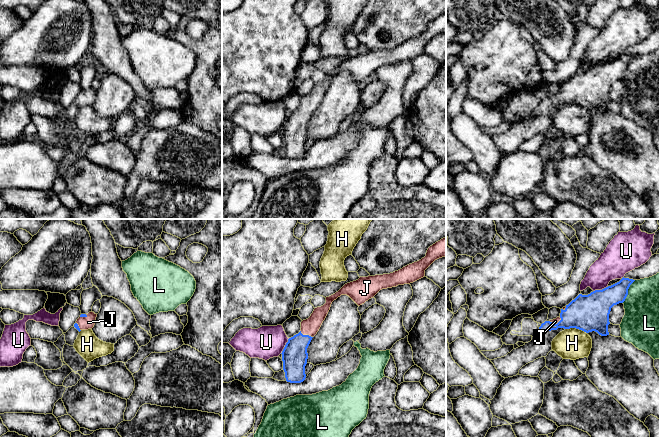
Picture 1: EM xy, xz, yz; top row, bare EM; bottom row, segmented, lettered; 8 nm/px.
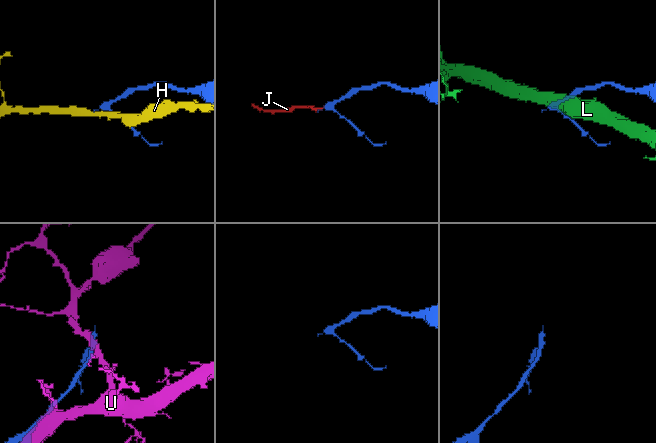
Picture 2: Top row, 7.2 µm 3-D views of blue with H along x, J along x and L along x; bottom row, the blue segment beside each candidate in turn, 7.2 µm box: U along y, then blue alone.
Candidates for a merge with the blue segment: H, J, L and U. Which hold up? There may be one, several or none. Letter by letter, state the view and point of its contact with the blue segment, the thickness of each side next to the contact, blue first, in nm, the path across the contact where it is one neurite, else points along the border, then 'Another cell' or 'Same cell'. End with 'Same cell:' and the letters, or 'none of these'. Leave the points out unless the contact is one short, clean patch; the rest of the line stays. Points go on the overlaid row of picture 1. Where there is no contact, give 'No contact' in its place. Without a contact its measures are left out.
H: Touches blue at yz (576, 328). Thickness 300 nm (blue) against 240 nm. Another cell
J: Touches blue at xz (306, 335). Thickness 200 nm (blue) against 140 nm. Path across: xz (294, 355), (296, 346), (306, 335), (310, 326). Same cell
L: Touches blue at yz (627, 291). Thickness 200 nm (blue) against 280 nm. Another cell
U: Touches blue at xz (285, 346). Thickness 200 nm (blue) against 260 nm. Another cell
Same cell: J

